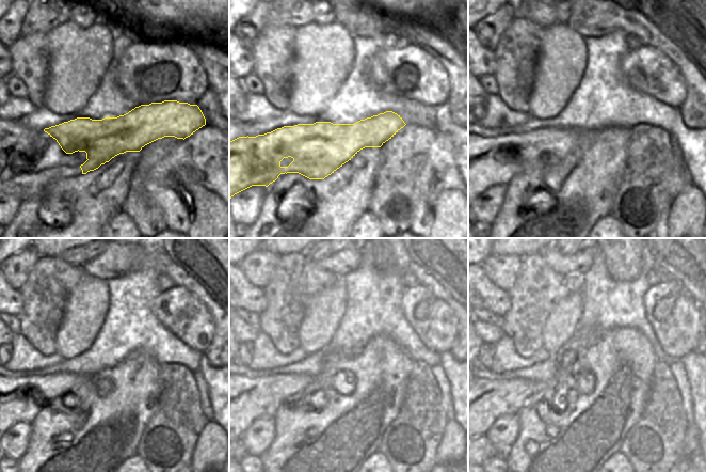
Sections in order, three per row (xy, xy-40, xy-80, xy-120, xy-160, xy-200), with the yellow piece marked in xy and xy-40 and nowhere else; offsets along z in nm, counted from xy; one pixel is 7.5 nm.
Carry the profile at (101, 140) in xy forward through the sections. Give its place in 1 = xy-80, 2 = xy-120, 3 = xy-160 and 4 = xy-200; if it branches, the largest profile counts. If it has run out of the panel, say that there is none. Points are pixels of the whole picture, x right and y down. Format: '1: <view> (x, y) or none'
1: xy-80 (552, 153)
2: xy-120 (12, 400)
3: xy-160 (251, 398)
4: xy-200 (490, 399)

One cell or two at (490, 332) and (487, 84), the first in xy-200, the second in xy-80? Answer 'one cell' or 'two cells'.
two cells

